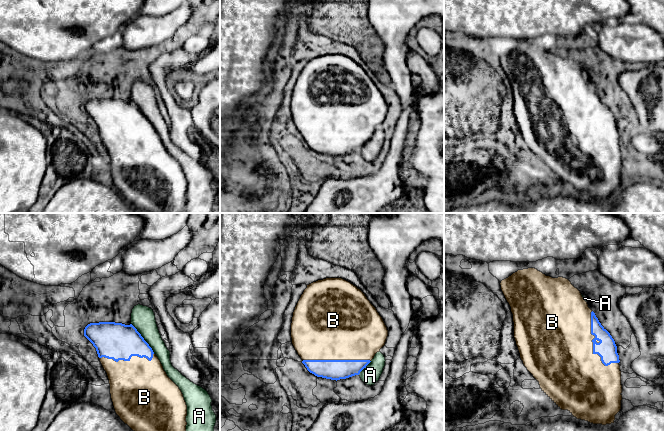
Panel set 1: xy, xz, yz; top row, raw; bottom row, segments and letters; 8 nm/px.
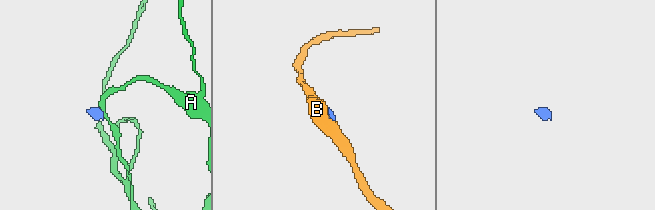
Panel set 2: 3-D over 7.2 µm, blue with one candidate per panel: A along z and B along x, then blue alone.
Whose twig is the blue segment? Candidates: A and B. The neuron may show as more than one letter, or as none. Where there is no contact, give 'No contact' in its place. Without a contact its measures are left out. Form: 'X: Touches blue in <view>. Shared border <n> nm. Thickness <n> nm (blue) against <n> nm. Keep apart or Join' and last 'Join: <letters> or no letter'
A: Touches blue in xy. Shared border 320 nm. Thickness 300 nm (blue) against 190 nm. Keep apart
B: Touches blue in yz. Shared border 480 nm. Thickness 160 nm (blue) against 500 nm. Join
Join: B

